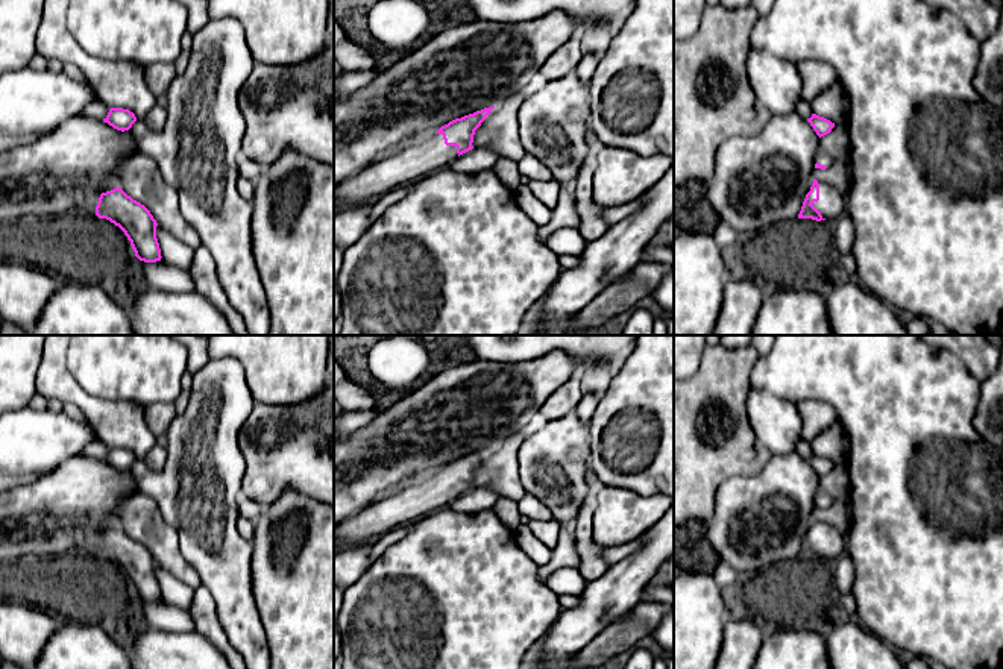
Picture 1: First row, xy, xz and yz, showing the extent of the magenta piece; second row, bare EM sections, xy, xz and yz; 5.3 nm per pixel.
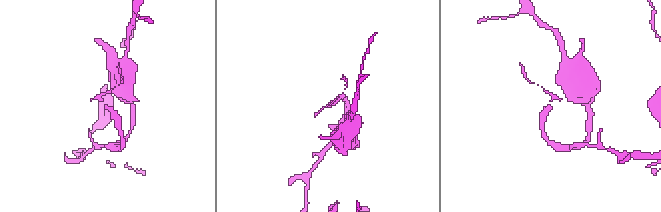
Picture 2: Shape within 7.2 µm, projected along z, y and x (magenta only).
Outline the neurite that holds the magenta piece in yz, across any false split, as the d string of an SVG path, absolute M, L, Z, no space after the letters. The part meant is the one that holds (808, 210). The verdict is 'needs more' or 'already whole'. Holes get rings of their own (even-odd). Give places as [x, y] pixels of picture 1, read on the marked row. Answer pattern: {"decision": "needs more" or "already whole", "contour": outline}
{"decision": "needs more", "contour": "M813 179L806 194L798 218L838 220L847 211L847 197L835 187Z"}

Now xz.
{"decision": "needs more", "contour": "M495 106L455 118L434 135L410 141L358 174L334 187L334 203L341 208L378 200L396 187L414 184L426 174L448 168L473 149L473 135Z"}

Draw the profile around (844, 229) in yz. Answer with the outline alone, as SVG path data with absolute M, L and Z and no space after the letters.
M847 211L838 220L835 220L835 243L842 256L850 253L853 249L854 225Z

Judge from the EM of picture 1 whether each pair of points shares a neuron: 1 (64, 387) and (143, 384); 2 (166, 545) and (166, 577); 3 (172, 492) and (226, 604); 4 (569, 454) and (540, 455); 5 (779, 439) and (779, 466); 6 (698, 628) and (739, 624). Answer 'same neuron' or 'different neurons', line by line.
1: different neurons
2: different neurons
3: same neuron
4: same neuron
5: different neurons
6: different neurons

